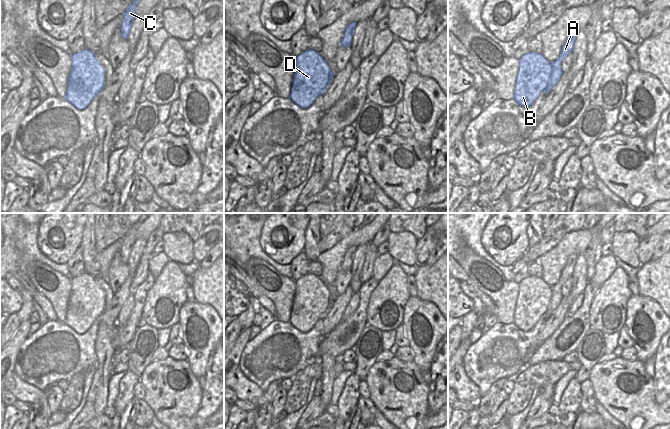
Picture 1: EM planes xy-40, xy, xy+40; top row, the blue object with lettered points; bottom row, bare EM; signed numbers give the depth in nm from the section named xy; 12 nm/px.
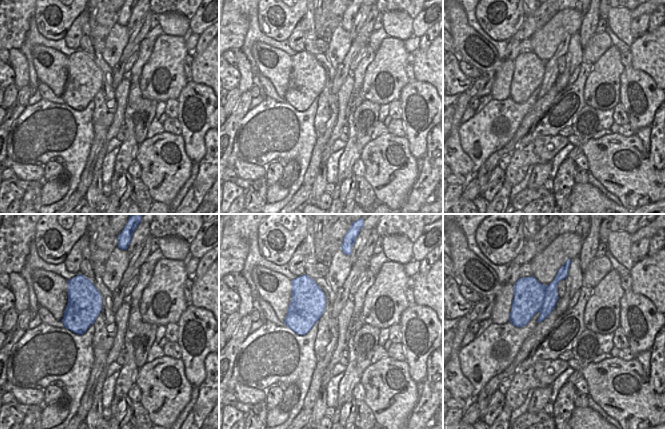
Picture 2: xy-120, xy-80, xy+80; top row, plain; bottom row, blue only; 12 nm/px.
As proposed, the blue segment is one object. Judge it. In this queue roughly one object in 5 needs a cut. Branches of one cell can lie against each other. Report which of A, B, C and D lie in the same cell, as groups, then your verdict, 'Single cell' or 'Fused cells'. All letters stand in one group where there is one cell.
Groups: A C / B D. Fused cells.

